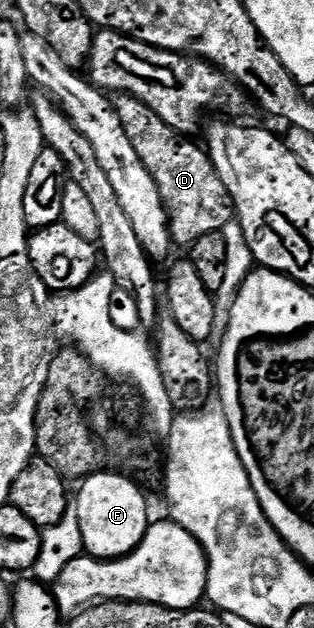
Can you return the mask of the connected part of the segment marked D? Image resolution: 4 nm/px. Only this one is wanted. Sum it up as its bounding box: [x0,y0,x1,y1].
[115,93,234,247]

